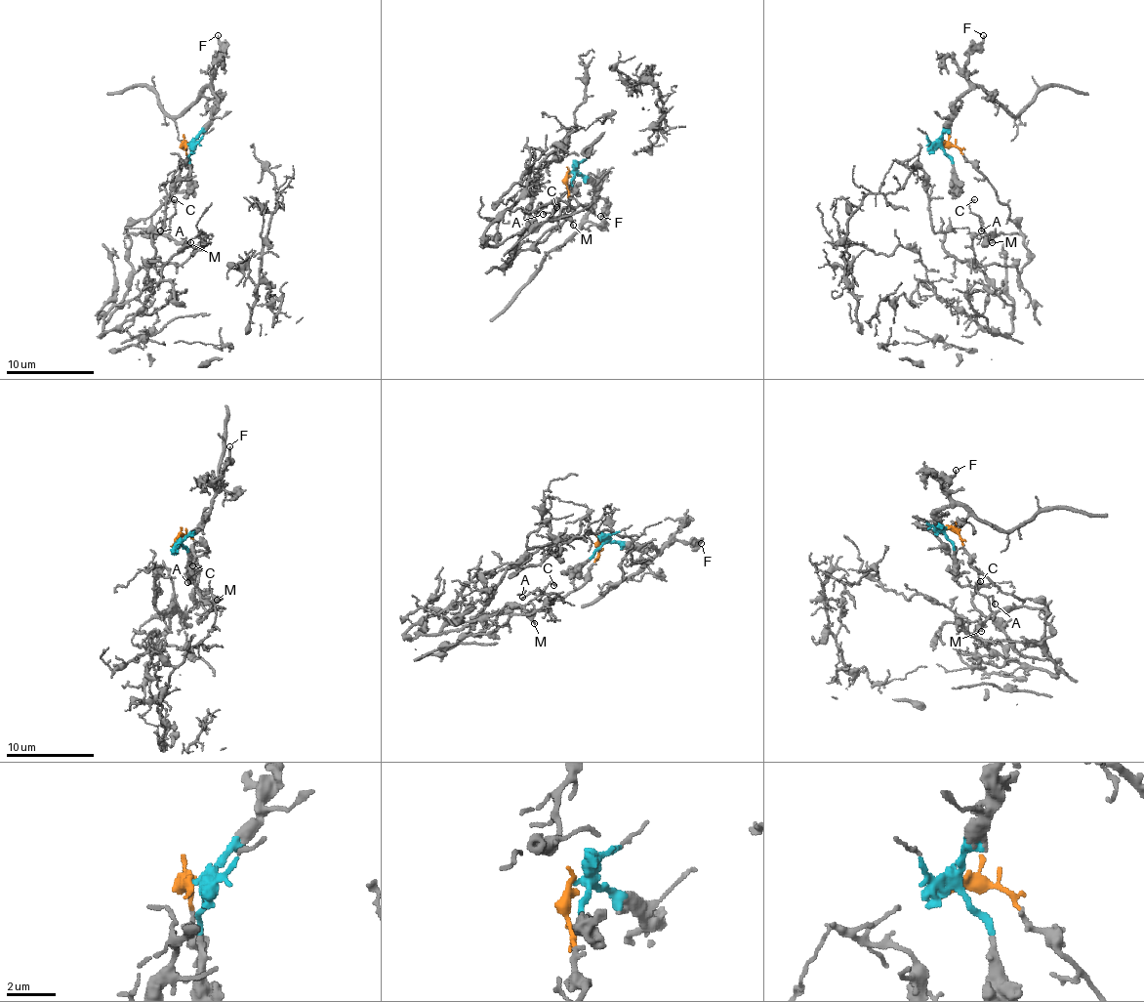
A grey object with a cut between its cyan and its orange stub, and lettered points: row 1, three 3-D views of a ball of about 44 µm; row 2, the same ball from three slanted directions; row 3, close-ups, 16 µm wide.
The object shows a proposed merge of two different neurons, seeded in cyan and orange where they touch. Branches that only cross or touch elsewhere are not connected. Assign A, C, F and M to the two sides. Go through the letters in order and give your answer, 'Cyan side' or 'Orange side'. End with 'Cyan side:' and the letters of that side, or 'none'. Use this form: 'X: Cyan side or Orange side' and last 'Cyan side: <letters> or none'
A: Orange side
C: Orange side
F: Cyan side
M: Orange side
Cyan side: F

